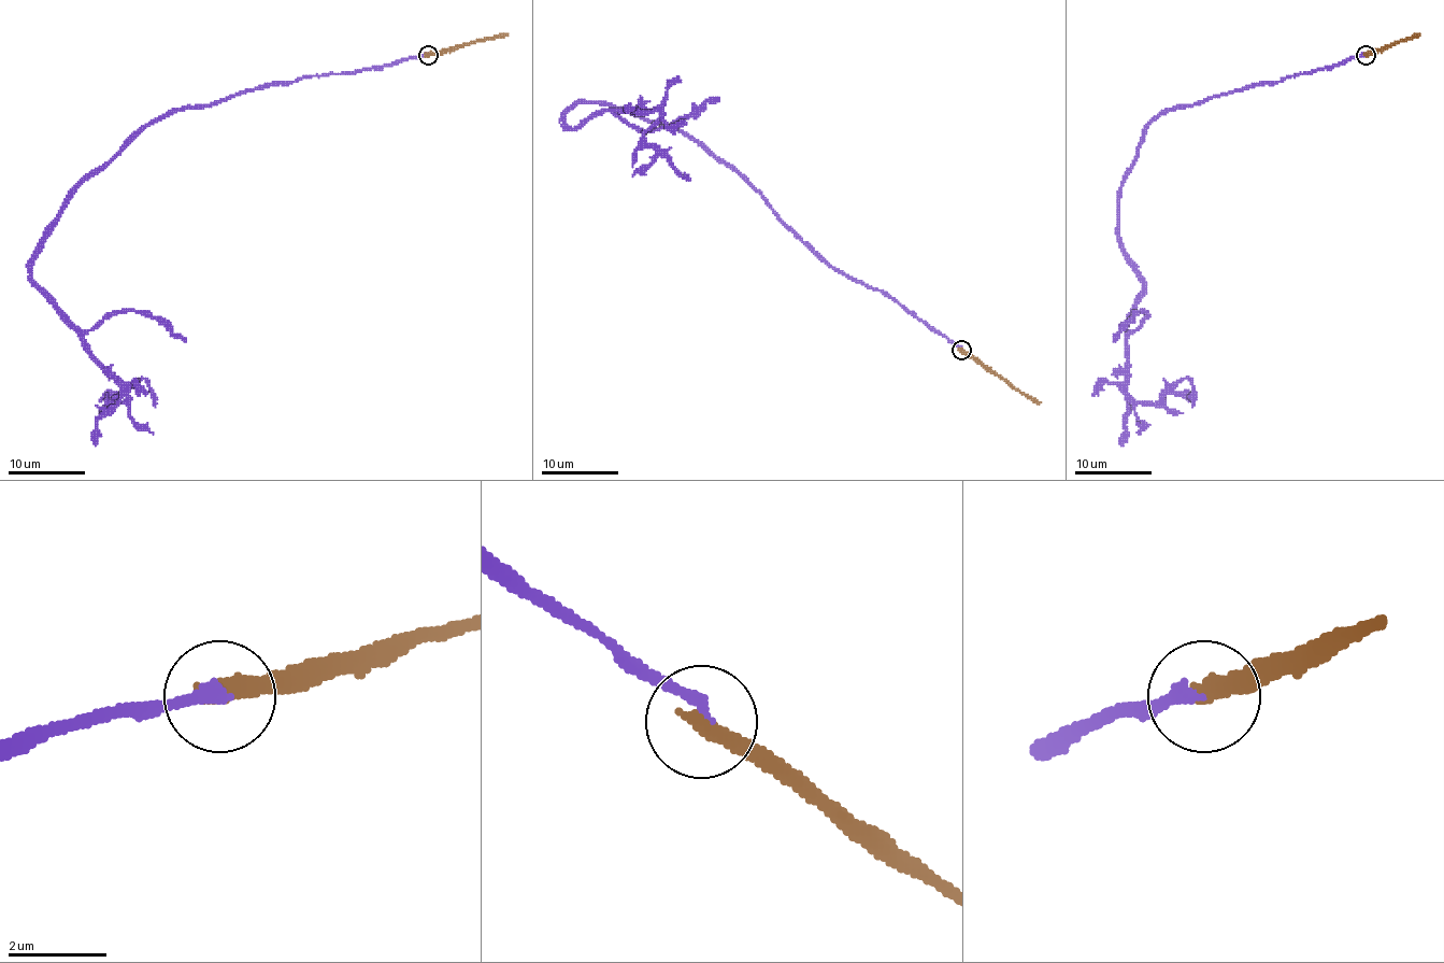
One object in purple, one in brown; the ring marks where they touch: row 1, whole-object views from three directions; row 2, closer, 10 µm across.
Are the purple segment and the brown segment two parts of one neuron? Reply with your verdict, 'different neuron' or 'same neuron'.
different neuron

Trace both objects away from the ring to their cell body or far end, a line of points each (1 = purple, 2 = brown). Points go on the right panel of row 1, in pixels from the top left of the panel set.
1: (1366, 55), (1146, 128), (1121, 187), (1144, 295), (1127, 394), (1156, 404), (1186, 378), (1192, 407)
2: (1366, 55), (1417, 33)

